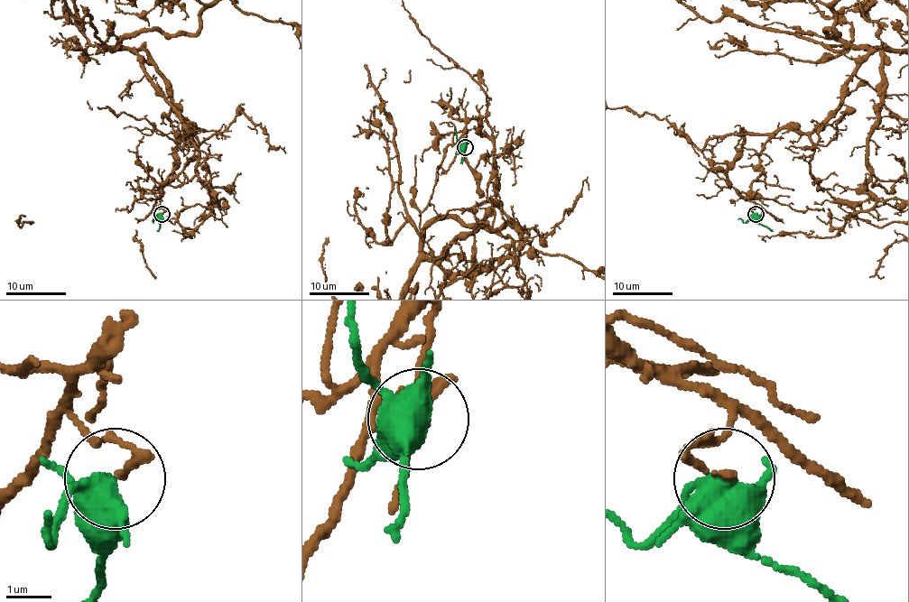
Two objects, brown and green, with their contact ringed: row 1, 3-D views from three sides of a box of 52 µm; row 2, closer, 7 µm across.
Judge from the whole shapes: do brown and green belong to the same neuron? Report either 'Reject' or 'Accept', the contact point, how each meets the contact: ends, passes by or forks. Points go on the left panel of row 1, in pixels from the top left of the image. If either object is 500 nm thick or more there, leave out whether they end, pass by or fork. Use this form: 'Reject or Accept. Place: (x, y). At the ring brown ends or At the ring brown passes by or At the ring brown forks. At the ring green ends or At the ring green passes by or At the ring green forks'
Reject. Place: (162, 214). At the ring brown passes by. At the ring green forks

